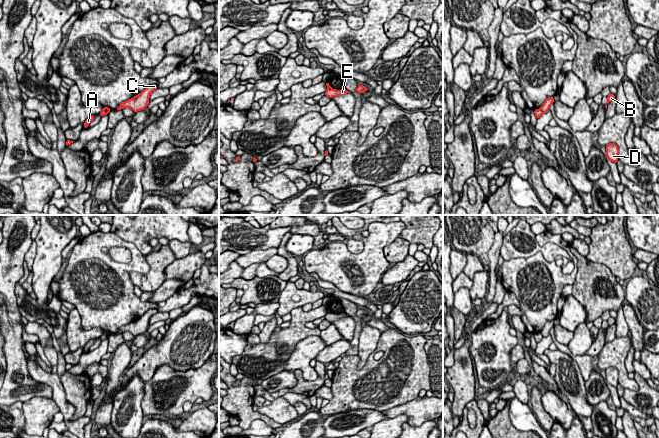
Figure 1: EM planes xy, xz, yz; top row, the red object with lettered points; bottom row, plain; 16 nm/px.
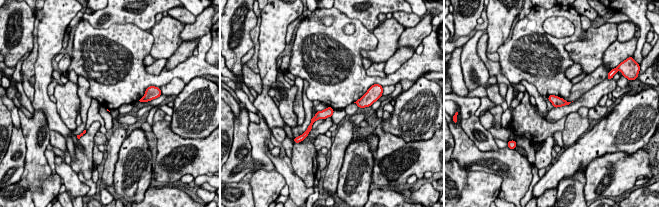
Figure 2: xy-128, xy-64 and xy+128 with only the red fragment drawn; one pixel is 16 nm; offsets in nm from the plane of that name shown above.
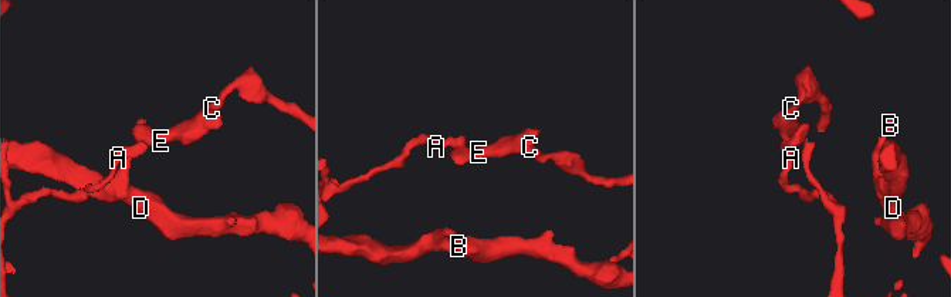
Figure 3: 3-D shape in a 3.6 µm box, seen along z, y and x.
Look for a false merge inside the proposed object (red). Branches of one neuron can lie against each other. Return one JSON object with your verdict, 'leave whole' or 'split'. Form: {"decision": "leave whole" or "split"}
{"decision": "split"}

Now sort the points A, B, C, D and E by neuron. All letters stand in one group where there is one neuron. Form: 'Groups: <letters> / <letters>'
Groups: A B D / C E

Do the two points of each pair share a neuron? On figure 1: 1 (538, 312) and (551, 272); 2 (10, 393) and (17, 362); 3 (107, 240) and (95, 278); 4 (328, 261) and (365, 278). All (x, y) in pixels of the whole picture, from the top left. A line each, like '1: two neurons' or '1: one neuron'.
1: one neuron
2: one neuron
3: one neuron
4: one neuron

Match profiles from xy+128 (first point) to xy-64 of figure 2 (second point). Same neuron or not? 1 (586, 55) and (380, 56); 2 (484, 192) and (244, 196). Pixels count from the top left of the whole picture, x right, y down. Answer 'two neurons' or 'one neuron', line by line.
1: one neuron
2: two neurons

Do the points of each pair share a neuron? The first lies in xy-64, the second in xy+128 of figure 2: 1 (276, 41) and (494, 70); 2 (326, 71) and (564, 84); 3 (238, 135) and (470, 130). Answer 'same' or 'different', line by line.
1: different
2: same
3: different

